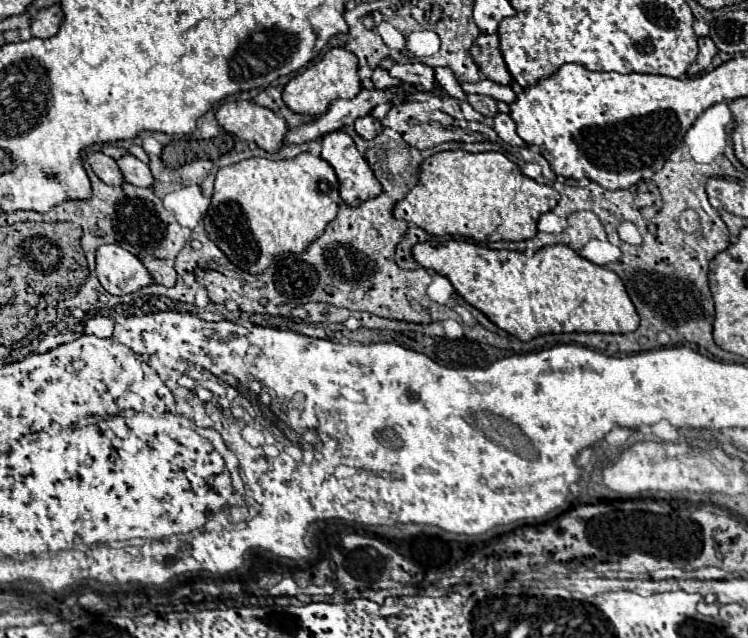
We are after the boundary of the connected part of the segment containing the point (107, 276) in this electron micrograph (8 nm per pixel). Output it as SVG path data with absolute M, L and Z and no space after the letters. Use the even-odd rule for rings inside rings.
M116 244L100 246L96 252L96 274L106 292L114 296L132 294L152 284L144 264Z

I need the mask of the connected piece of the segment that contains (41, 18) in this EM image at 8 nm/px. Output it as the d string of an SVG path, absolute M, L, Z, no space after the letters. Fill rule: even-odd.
M54 4L50 8L42 8L30 24L30 34L34 38L50 38L58 32L62 18L64 18L64 14L62 14L60 4Z

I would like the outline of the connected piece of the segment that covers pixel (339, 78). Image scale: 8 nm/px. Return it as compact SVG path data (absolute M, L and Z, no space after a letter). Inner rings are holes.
M332 48L332 50L326 52L326 56L318 64L308 66L302 74L292 78L284 86L282 100L296 114L320 116L328 110L332 100L354 98L360 90L362 90L362 84L360 84L360 78L358 78L358 58L344 48Z

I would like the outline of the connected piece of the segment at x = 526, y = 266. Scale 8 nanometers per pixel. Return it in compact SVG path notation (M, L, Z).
M448 240L446 244L416 244L412 256L422 268L446 276L458 296L522 342L540 334L560 332L626 334L634 332L640 322L620 276L604 266L592 264L564 244L546 246L534 252L534 256L526 256L464 240Z

